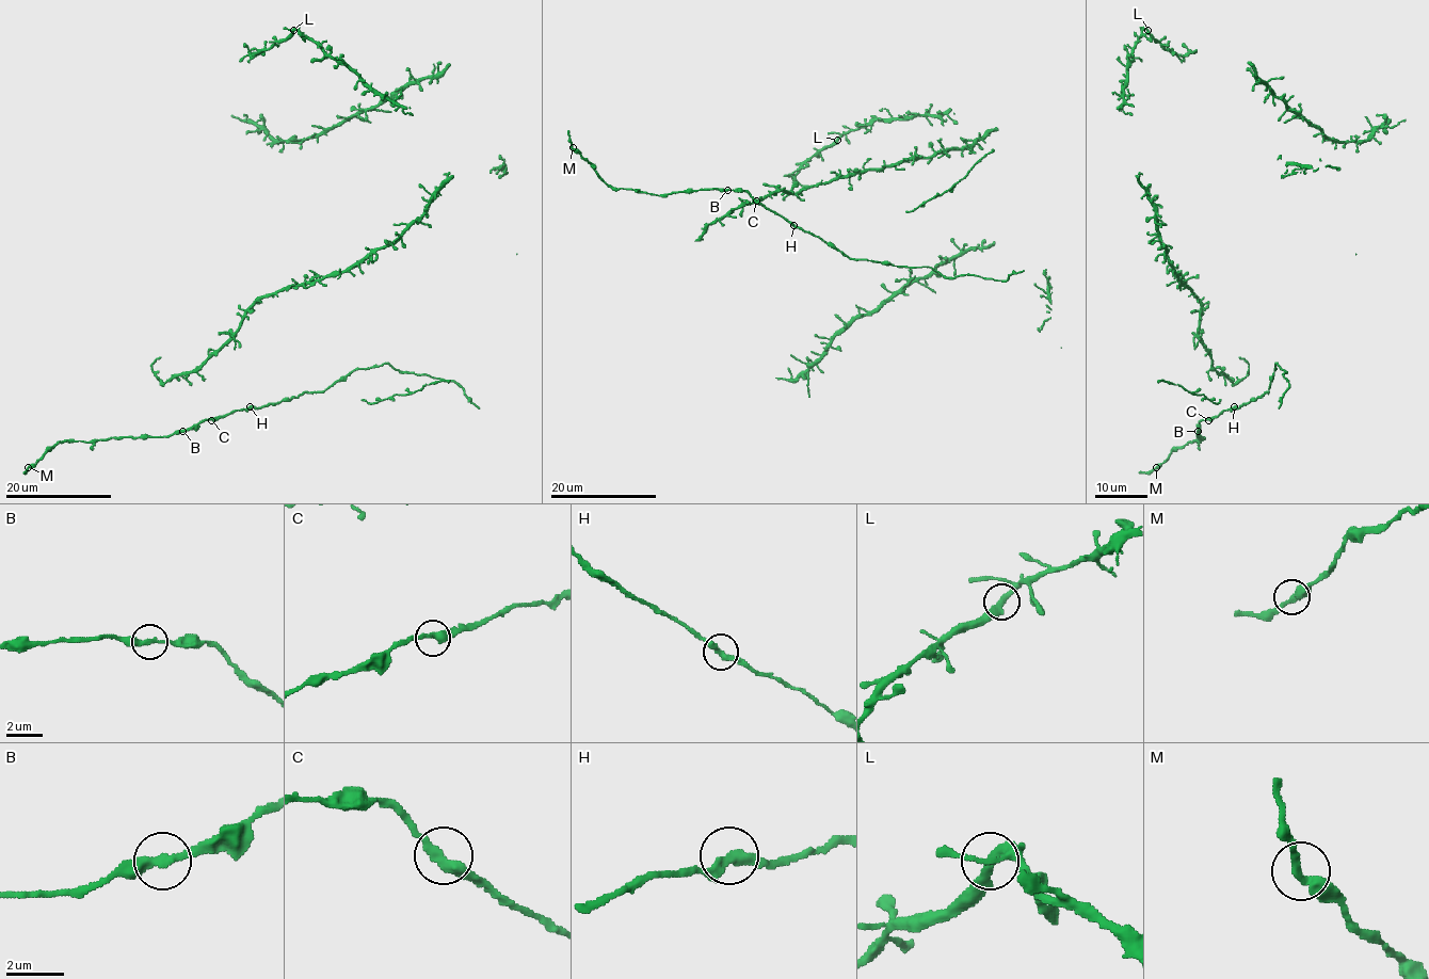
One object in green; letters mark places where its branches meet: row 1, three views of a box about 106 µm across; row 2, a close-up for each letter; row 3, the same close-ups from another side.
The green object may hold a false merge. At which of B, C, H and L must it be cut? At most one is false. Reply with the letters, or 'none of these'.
none of these

